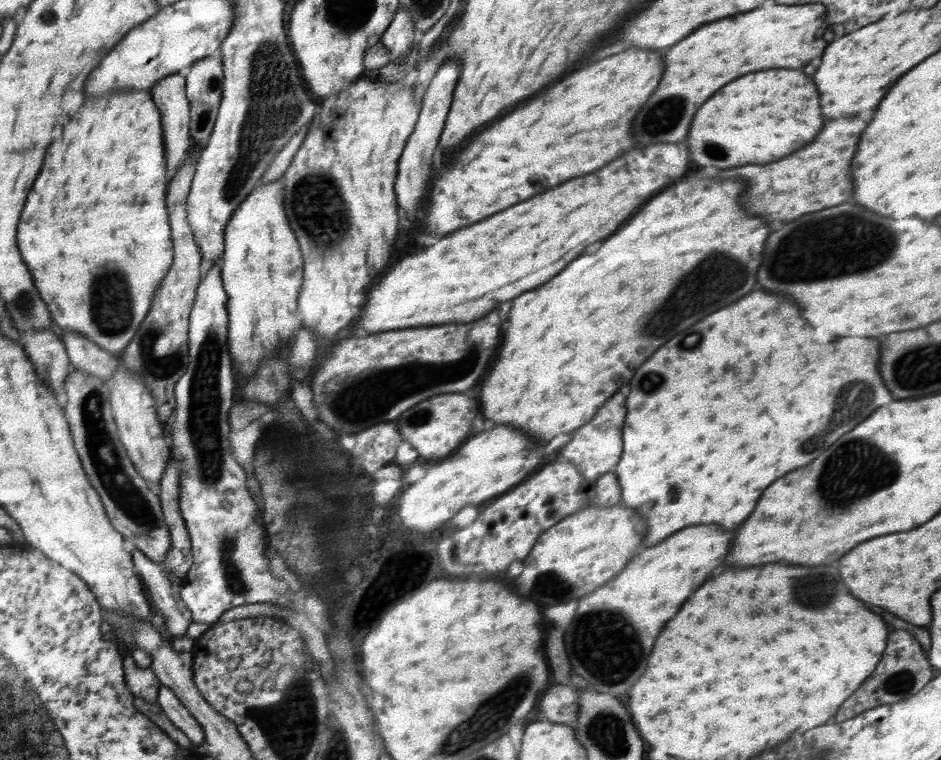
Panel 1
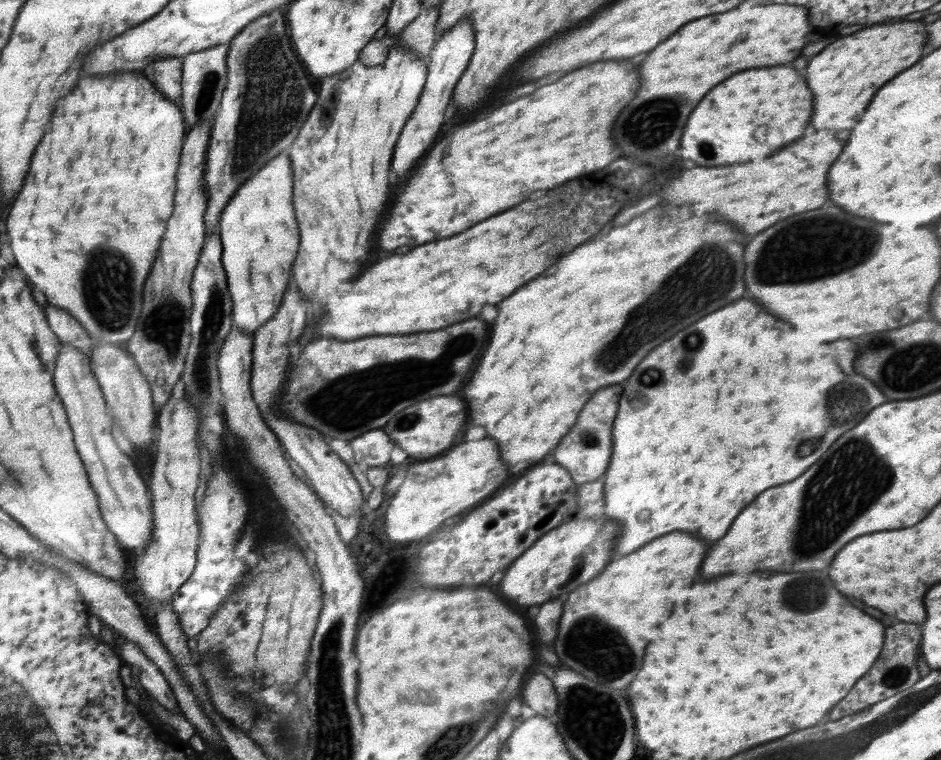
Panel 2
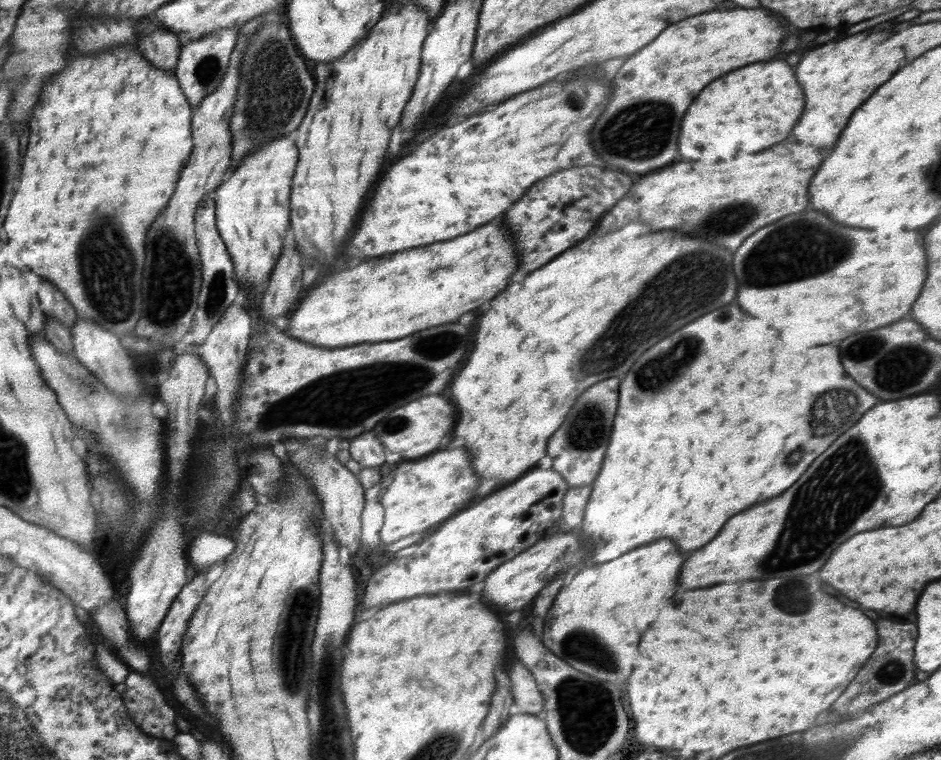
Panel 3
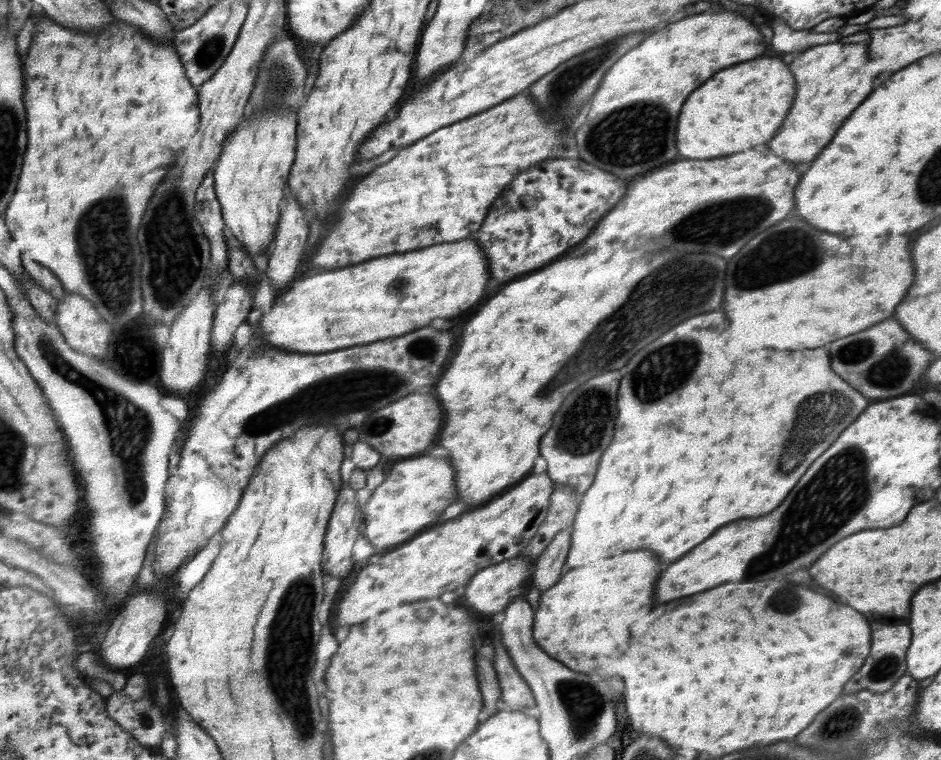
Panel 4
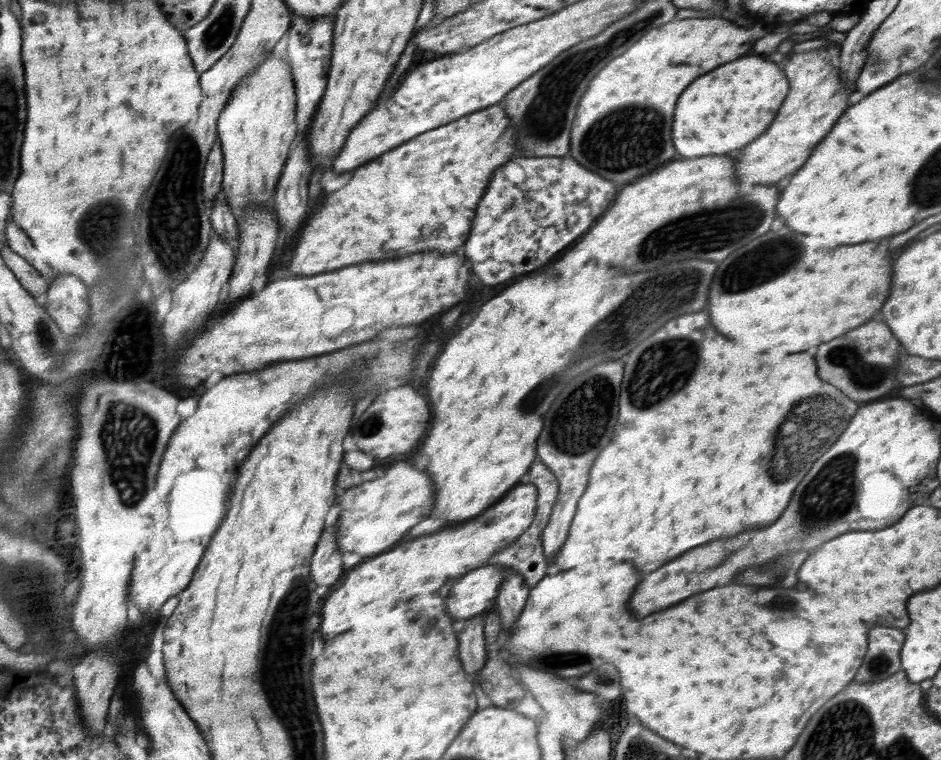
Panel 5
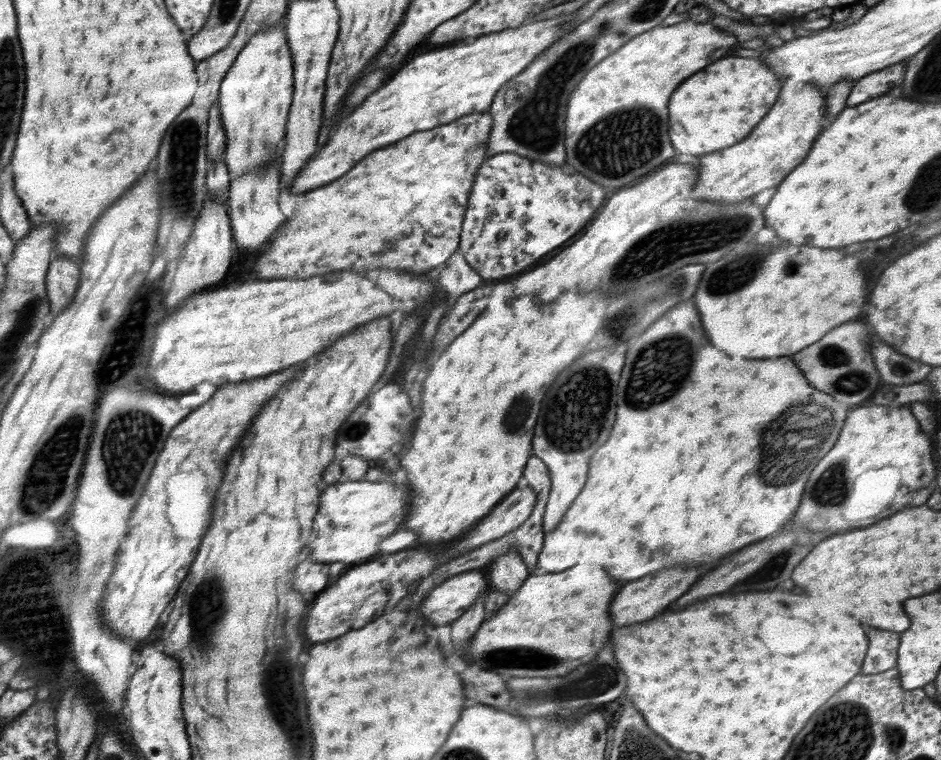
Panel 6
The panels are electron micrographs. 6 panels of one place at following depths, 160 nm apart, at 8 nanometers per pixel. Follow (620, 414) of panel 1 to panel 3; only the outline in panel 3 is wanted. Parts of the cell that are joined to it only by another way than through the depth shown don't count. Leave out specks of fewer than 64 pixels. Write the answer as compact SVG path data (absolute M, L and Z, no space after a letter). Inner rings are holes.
M608 378L590 386L576 400L560 430L556 430L552 440L548 440L548 456L553 460L551 468L557 470L570 487L590 485L599 475L612 432L612 420L618 408L618 388L620 378Z

